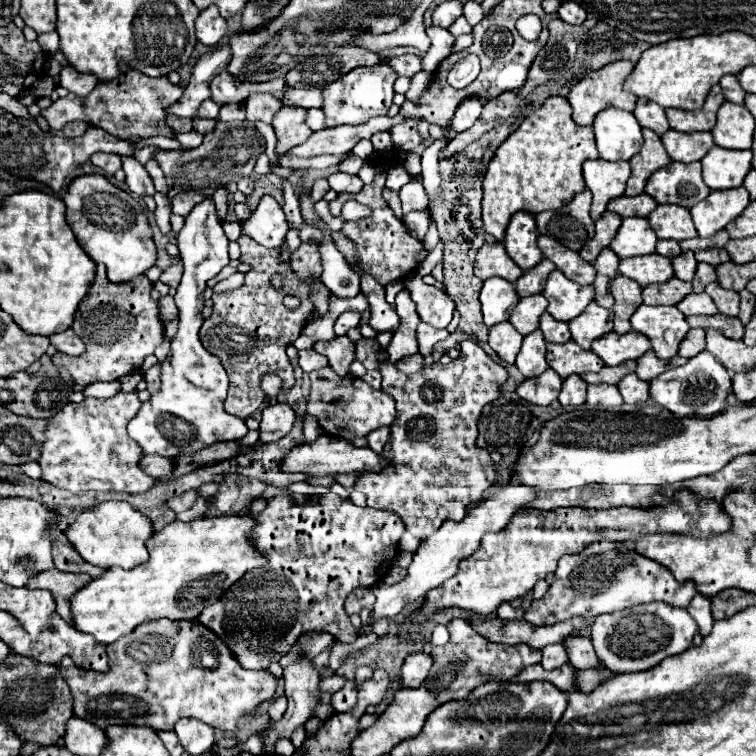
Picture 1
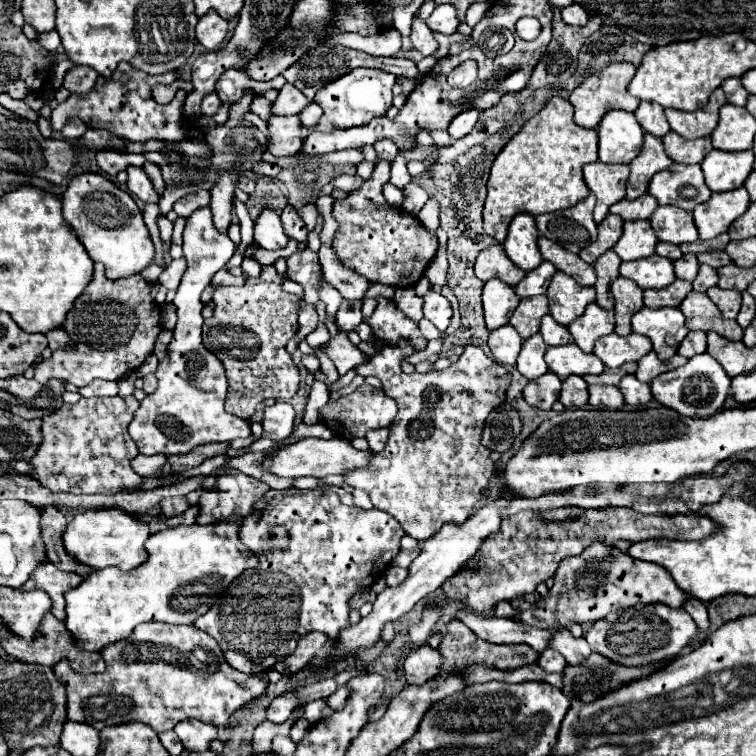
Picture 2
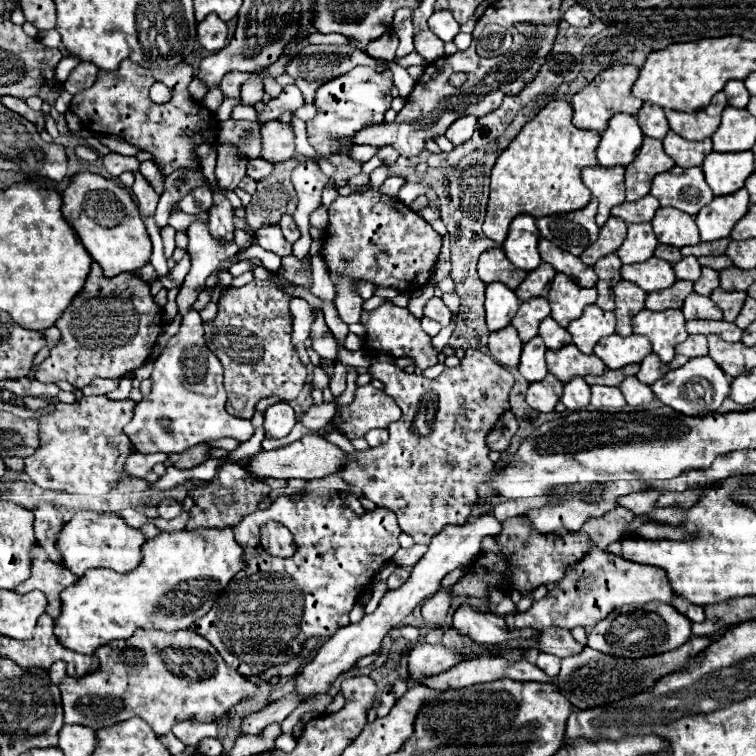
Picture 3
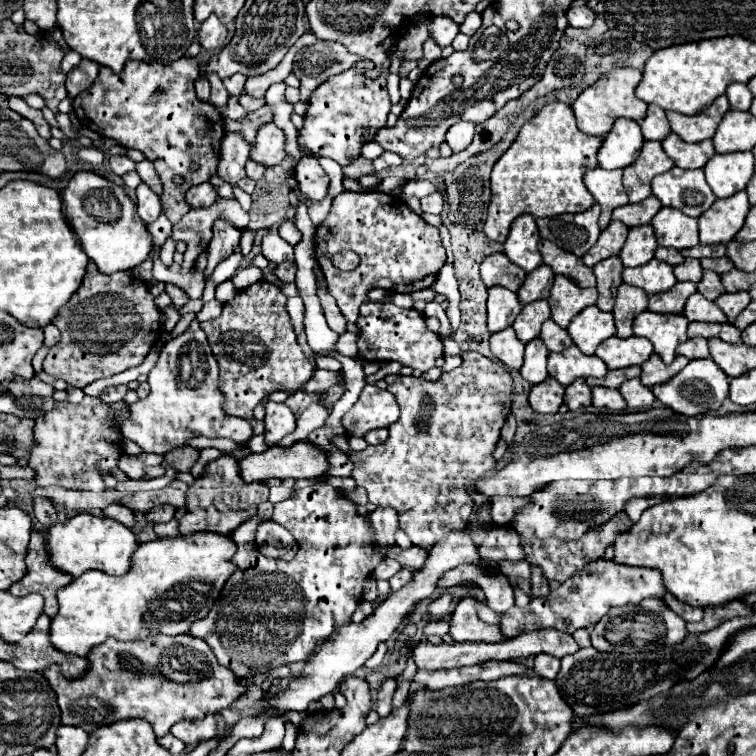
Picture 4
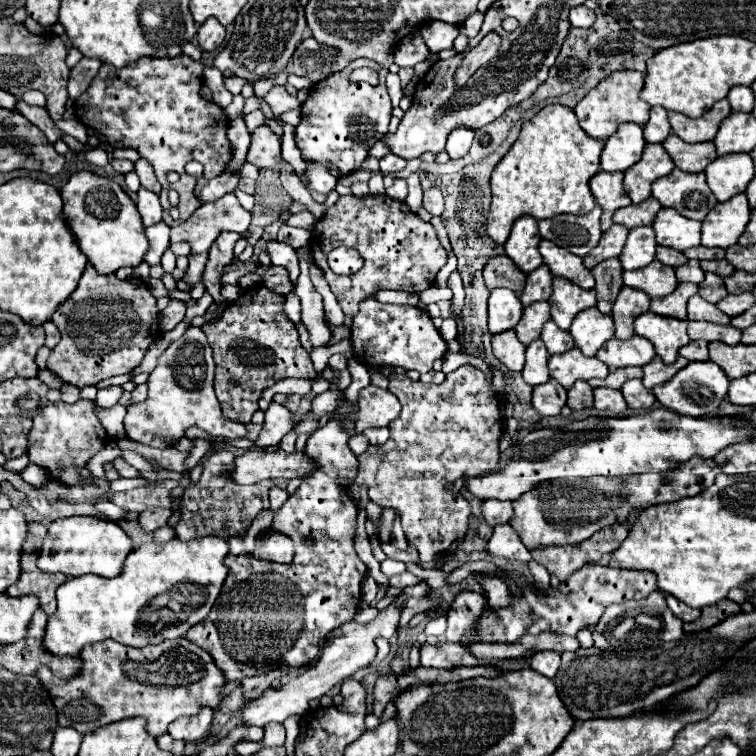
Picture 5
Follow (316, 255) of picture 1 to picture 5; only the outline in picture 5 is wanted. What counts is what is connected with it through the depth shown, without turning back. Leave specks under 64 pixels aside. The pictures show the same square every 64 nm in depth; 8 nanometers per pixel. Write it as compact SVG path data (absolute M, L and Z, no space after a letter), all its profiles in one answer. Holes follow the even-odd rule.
M270 266L262 274L262 284L266 288L272 288L274 292L280 292L282 296L286 296L288 292L294 290L294 286L290 282L290 276L288 276L288 270L286 268L280 268L280 266Z

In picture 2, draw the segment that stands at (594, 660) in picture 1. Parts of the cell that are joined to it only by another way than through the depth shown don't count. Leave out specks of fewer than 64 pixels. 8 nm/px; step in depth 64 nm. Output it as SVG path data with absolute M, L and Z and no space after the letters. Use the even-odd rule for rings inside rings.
M568 628L560 630L560 632L552 638L550 648L558 650L558 652L566 658L566 662L568 662L568 664L572 664L572 666L584 664L584 660L592 654L592 650L590 650L588 642L586 642L584 638L574 638L574 636L570 634L570 630L568 630Z

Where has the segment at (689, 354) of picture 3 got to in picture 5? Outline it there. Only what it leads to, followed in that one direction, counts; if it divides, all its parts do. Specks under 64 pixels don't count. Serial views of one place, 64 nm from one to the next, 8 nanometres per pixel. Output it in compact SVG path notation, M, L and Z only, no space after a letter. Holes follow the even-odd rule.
M692 340L690 344L678 350L680 356L686 360L708 360L708 342L706 340Z

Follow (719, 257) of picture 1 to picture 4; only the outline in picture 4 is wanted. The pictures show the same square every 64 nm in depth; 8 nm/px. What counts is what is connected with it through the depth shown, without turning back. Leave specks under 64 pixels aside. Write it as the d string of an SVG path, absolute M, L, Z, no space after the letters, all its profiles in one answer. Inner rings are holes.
M726 256L724 258L702 258L700 264L702 264L704 270L712 270L712 272L718 272L718 274L724 274L724 272L734 268L734 264Z

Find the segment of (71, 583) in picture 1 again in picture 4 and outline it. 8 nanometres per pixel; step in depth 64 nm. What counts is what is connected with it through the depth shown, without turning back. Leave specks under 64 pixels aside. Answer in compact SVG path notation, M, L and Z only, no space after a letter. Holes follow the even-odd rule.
M32 534L30 546L28 546L28 554L26 554L26 564L28 564L28 574L24 576L24 580L20 580L20 584L14 584L10 588L10 592L14 596L26 596L30 592L38 592L44 596L44 612L54 618L58 612L58 600L56 600L56 592L58 588L70 584L74 578L62 570L58 570L46 550L44 544L40 540L40 534Z

